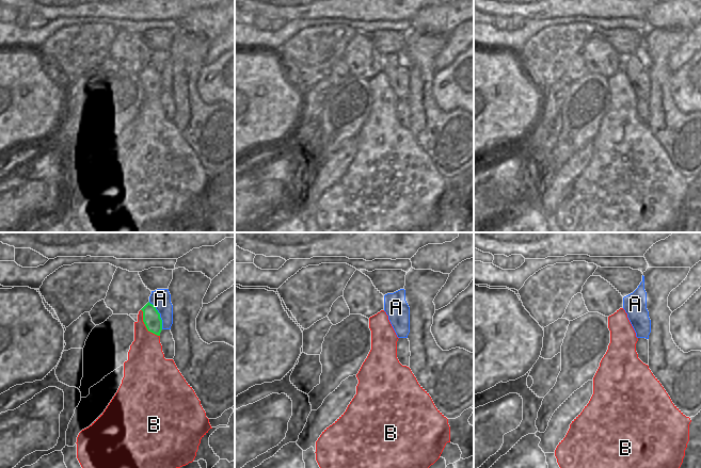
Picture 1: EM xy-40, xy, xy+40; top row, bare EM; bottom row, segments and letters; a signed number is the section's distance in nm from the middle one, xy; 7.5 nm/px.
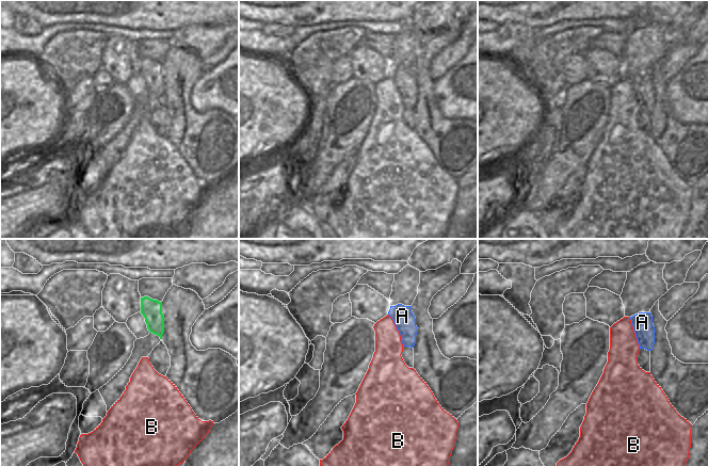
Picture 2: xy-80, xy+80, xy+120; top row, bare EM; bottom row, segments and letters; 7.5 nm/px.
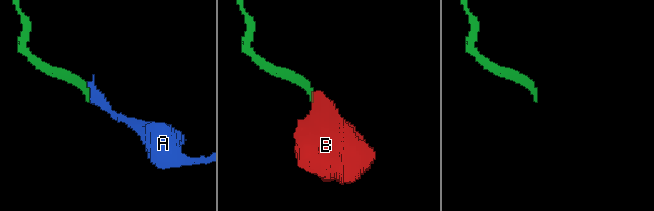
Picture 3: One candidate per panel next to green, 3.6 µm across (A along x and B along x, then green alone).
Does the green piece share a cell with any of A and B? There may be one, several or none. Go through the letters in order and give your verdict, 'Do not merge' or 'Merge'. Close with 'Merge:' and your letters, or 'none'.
A: Merge
B: Do not merge
Merge: A.

